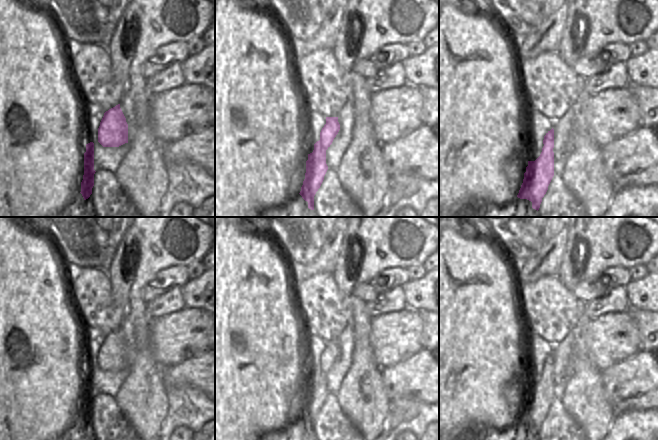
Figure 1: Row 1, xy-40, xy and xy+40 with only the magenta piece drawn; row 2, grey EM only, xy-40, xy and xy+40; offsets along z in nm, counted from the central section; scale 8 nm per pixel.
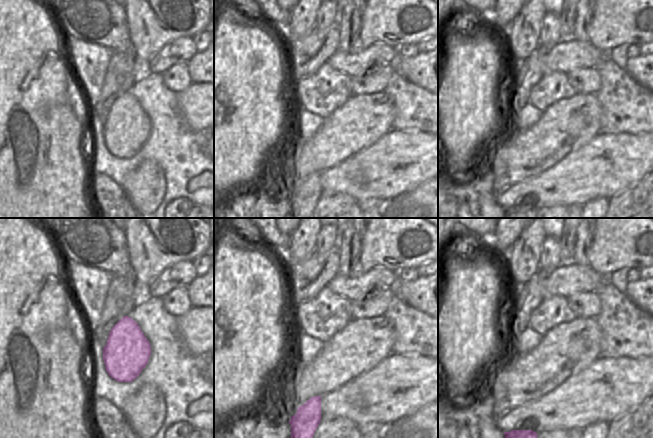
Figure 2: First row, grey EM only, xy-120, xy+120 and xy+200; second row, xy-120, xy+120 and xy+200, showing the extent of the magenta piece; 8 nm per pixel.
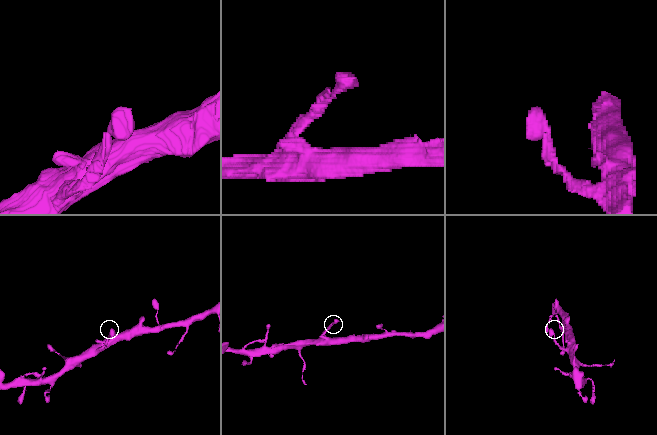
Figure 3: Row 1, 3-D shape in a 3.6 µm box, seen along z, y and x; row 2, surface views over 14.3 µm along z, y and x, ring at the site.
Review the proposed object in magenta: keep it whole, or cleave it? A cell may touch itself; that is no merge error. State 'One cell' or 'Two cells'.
One cell.

